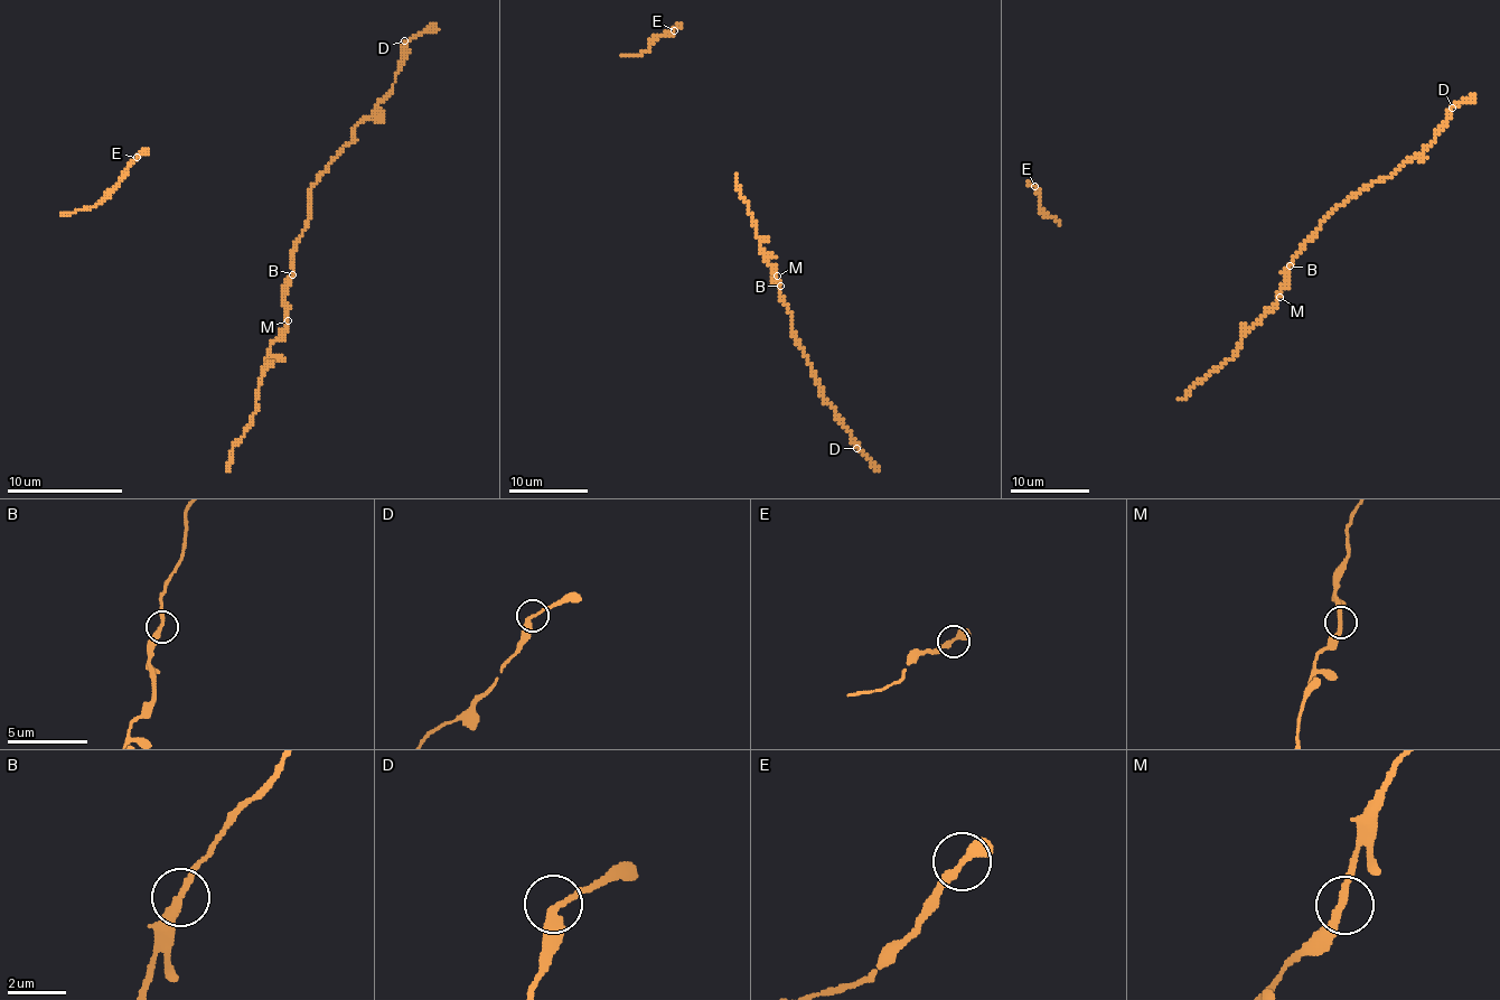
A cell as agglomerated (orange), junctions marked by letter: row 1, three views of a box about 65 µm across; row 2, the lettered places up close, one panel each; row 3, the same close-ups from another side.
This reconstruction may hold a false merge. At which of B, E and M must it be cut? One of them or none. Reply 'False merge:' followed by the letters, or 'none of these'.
False merge: none of these

